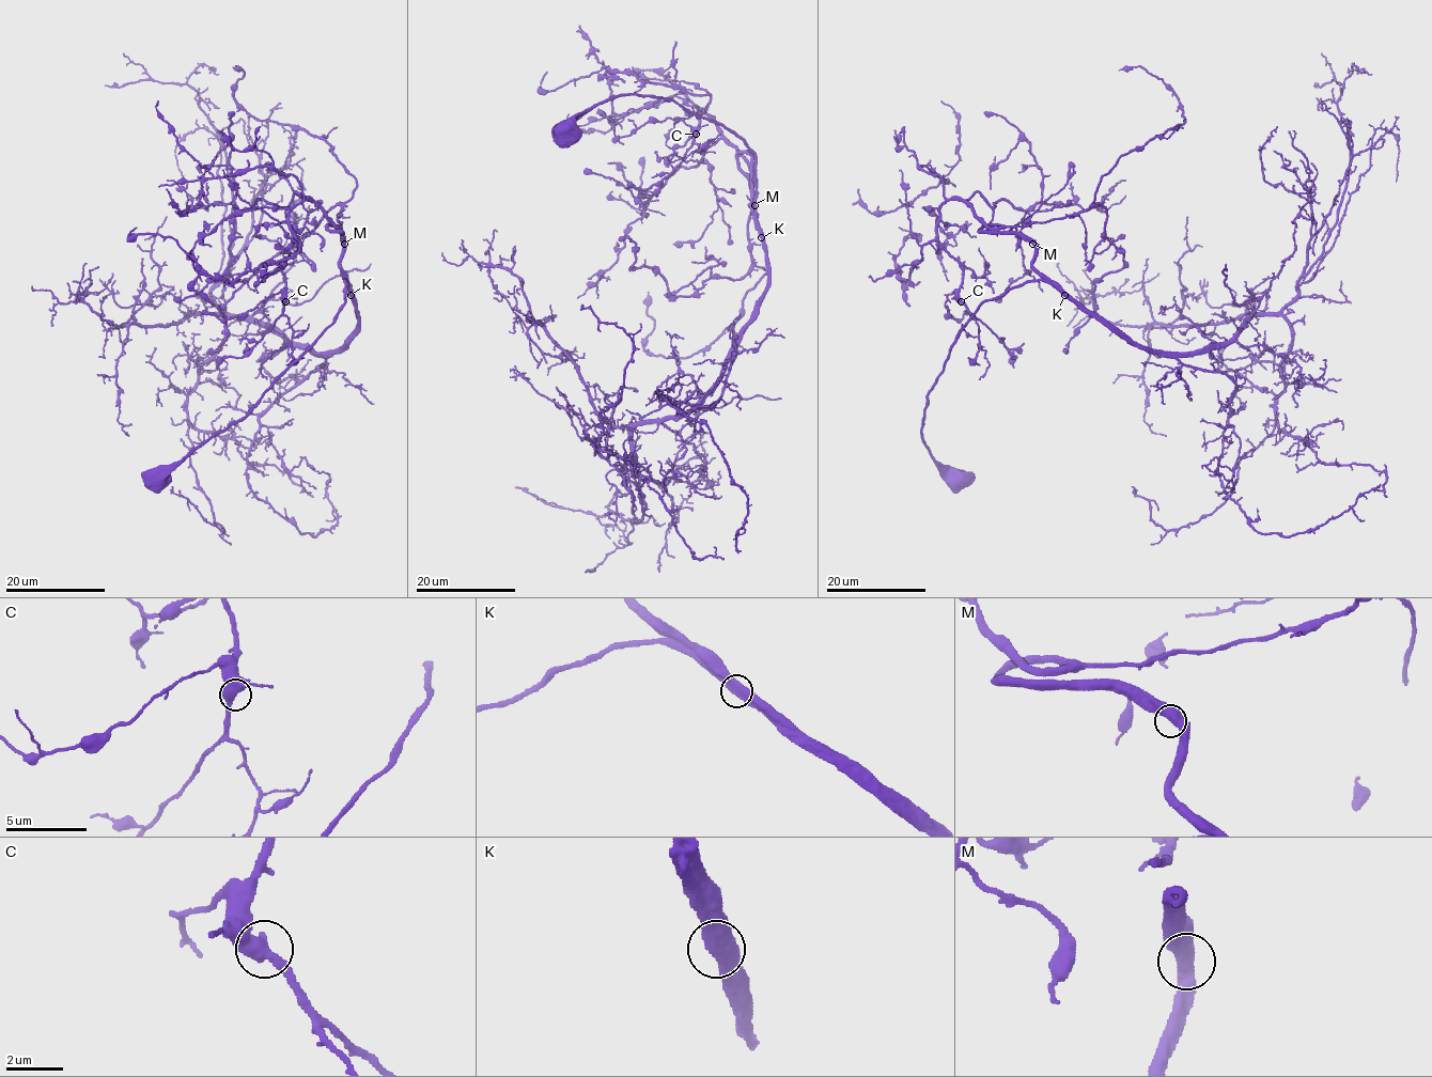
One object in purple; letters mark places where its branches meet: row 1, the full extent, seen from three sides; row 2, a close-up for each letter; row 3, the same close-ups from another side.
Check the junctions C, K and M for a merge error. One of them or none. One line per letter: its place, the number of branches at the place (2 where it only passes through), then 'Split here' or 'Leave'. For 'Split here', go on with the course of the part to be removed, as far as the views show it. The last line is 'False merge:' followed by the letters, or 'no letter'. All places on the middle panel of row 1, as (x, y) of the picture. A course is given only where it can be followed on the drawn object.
C: Place: (696, 134). Branches: 2. Leave
K: Place: (761, 237). Branches: 2. Leave
M: Place: (755, 205). Branches: 2. Leave
False merge: no letter

